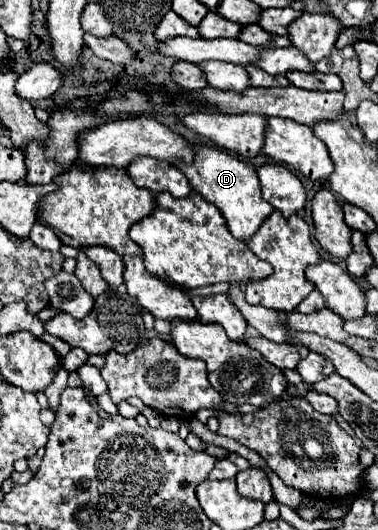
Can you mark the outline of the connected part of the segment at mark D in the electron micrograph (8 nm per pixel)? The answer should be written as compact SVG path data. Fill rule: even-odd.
M197 145L193 163L183 165L181 161L177 161L175 165L185 173L191 187L195 189L195 193L199 193L203 199L207 199L221 211L233 237L237 237L241 241L251 239L253 233L261 227L261 223L273 213L273 207L261 197L257 169L253 165L247 165L247 163L235 159L229 153L223 153L213 147Z

